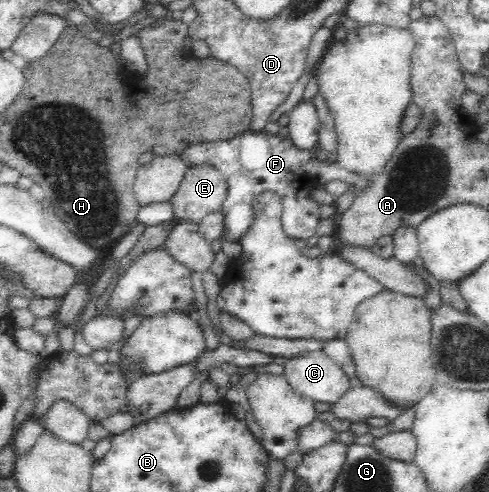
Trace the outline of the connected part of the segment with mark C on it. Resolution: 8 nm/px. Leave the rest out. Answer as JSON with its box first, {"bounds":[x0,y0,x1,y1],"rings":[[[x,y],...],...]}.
{"bounds":[284,349,354,404],"rings":[[[317,349],[288,357],[284,377],[295,392],[329,404],[337,402],[354,385],[332,358]]]}

